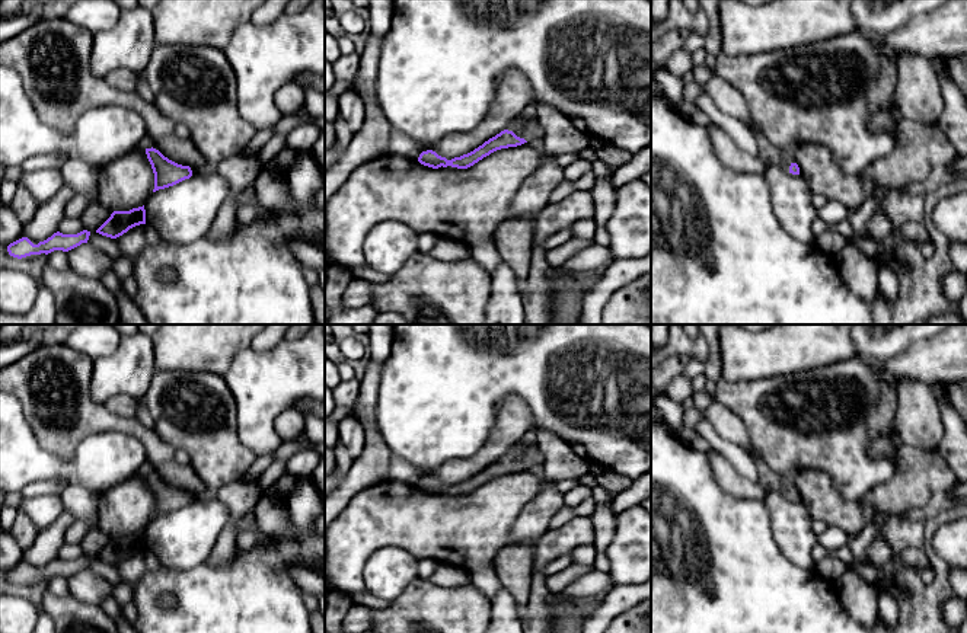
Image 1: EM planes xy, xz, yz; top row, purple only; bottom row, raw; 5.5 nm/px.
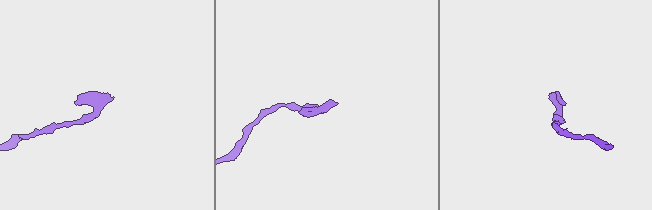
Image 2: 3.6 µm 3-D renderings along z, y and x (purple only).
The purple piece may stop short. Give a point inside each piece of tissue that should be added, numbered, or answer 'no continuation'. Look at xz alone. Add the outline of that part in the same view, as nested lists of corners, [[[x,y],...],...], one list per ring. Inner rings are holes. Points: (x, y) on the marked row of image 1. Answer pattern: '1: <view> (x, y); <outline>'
1: xz (530, 131); [[[516,118],[510,121],[505,130],[513,131],[517,137],[524,138],[527,143],[542,141],[545,132],[539,119],[533,122],[521,122]]]

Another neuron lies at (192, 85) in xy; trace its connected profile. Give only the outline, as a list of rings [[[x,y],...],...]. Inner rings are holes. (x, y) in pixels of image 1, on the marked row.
[[[156,45],[143,77],[153,90],[156,108],[175,125],[188,128],[189,140],[210,167],[245,150],[255,137],[255,127],[239,114],[236,73],[224,51],[204,45]]]

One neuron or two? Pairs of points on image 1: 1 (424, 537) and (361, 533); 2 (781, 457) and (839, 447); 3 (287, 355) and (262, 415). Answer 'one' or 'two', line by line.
1: one
2: one
3: one

